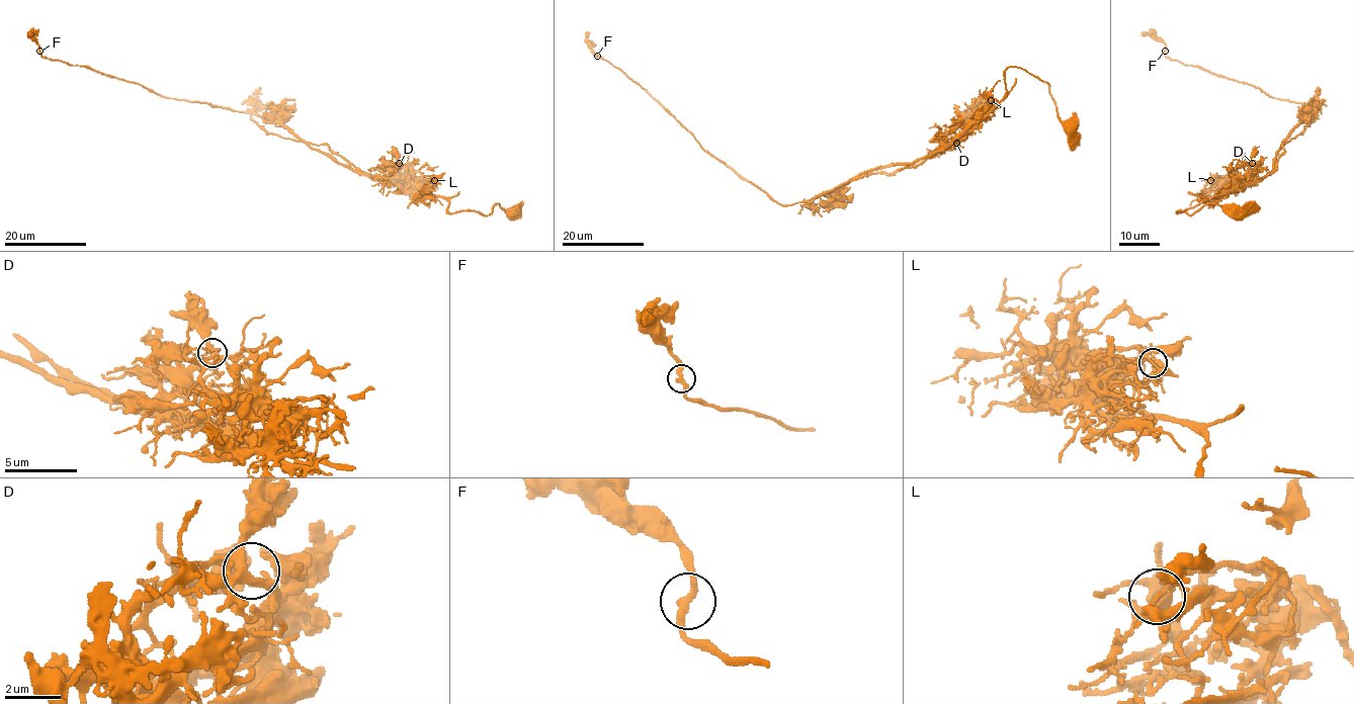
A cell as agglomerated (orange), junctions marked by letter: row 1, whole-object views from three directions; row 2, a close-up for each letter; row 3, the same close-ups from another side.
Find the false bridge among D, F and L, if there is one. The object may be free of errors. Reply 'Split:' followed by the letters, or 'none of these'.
Split: L

